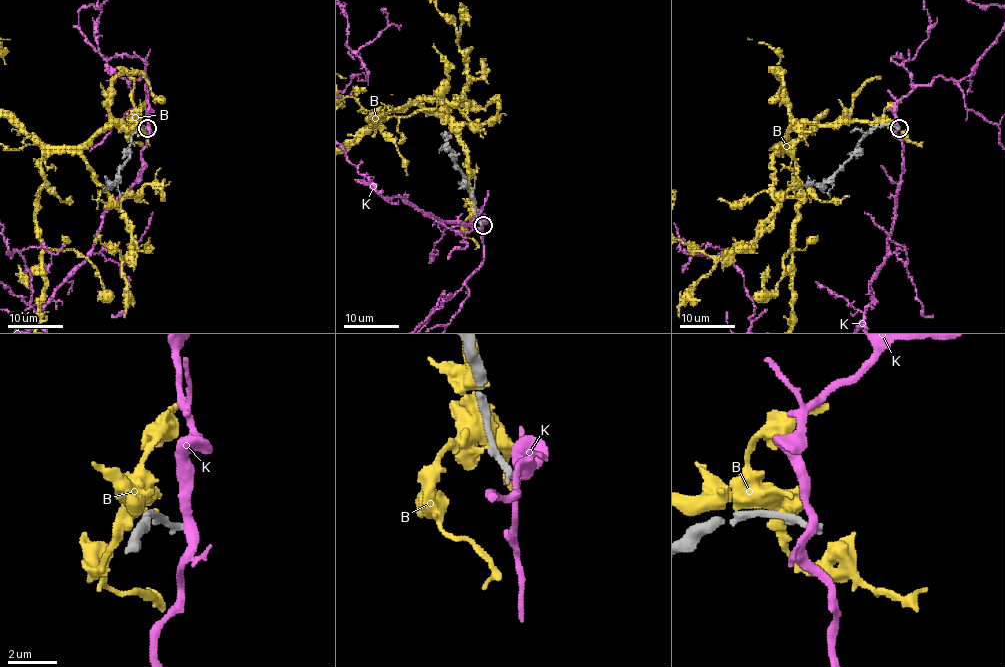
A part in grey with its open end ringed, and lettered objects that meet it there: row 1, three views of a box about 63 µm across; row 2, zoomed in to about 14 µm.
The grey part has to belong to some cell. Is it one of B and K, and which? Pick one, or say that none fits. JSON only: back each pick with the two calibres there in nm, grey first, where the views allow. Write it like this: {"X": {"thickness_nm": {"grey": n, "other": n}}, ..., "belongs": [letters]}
{"belongs": []}

